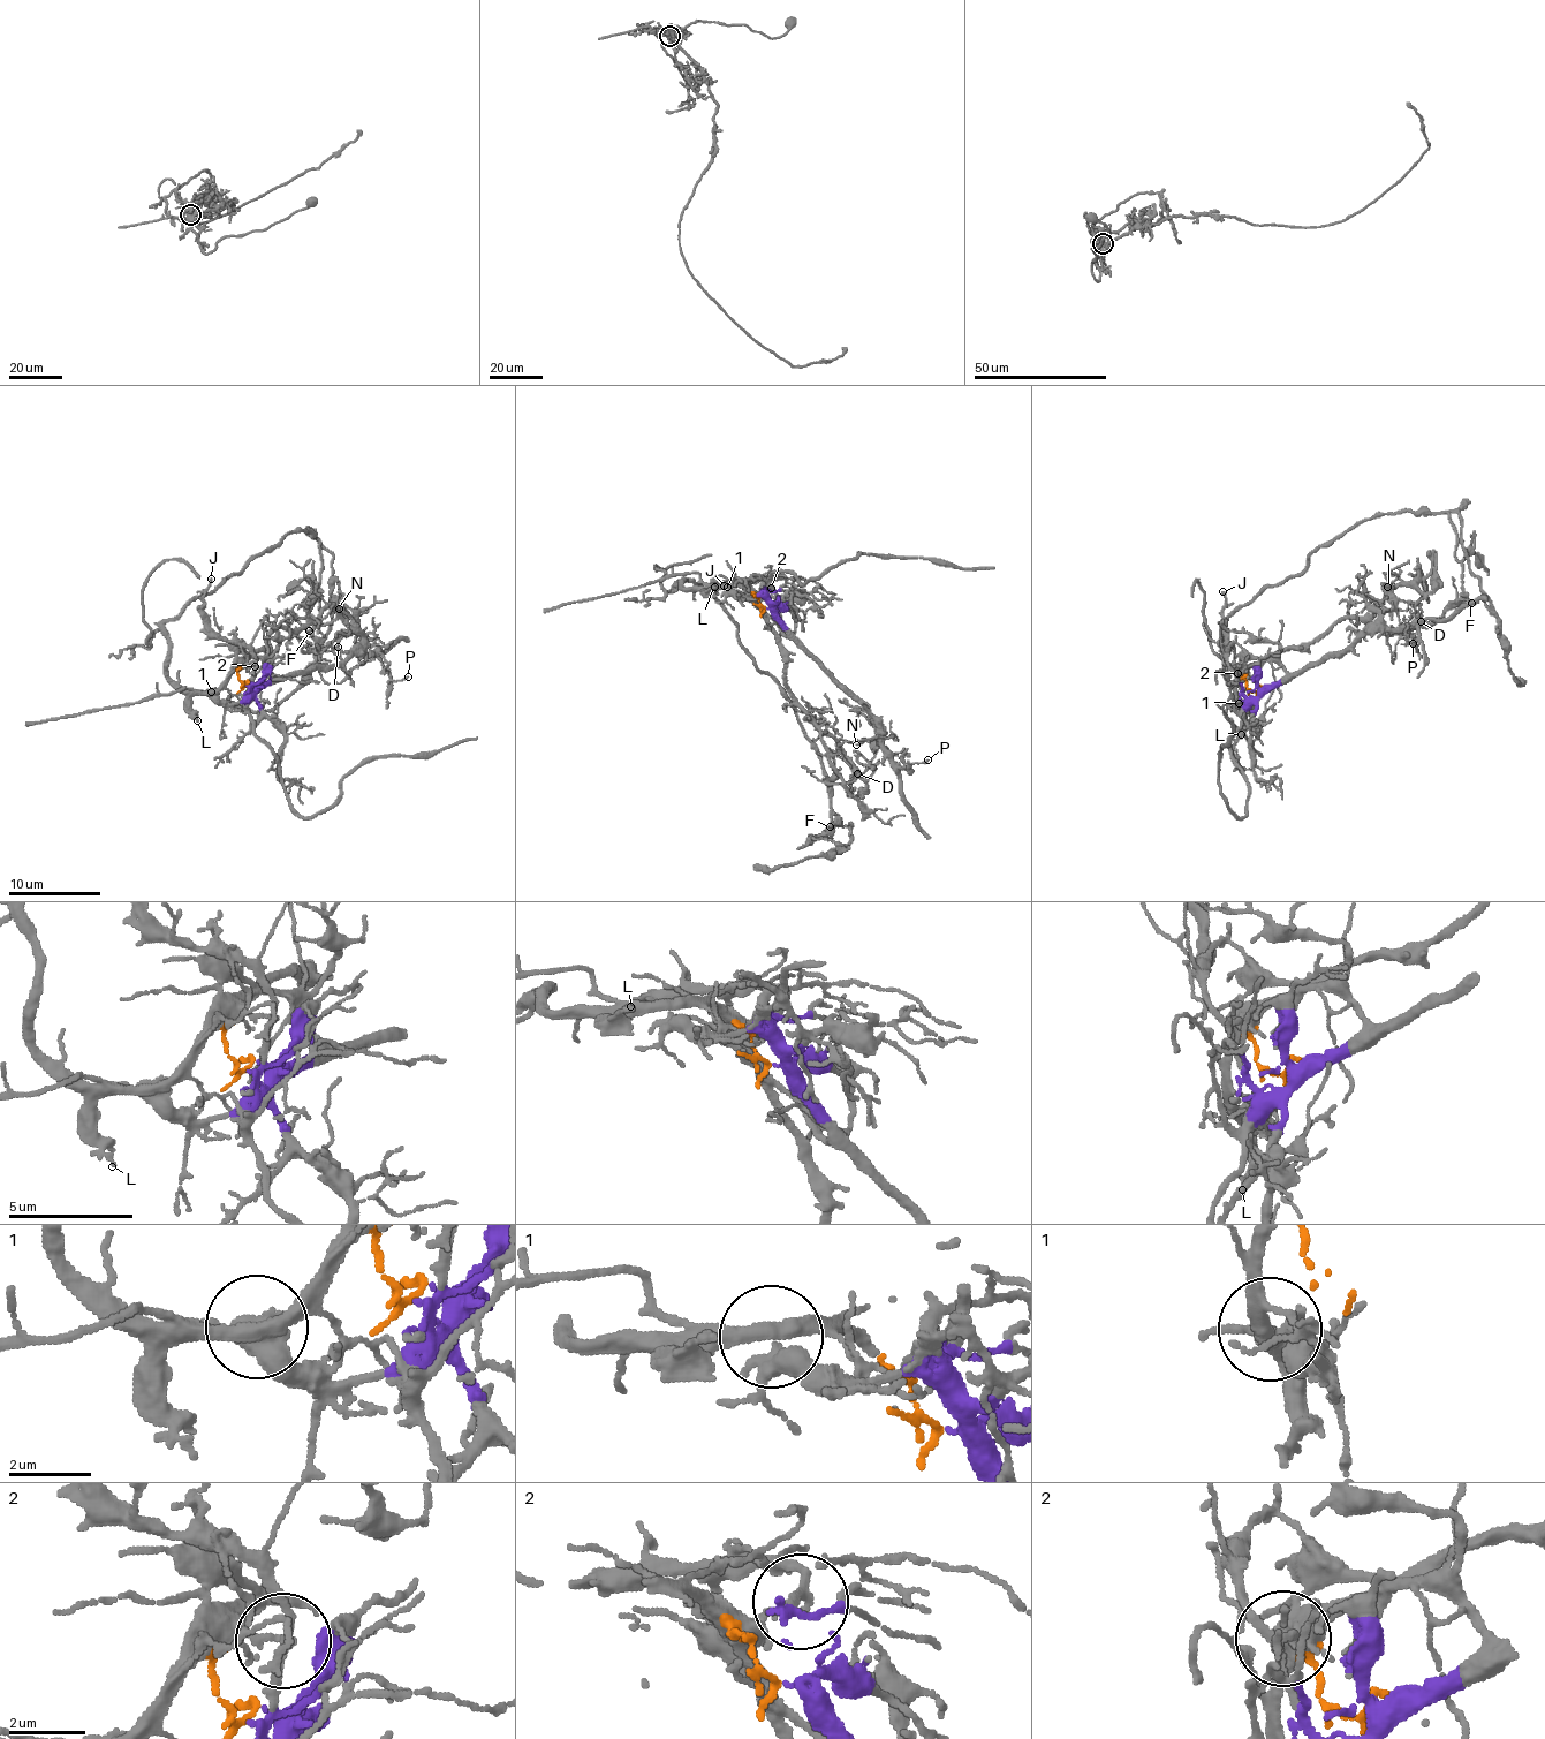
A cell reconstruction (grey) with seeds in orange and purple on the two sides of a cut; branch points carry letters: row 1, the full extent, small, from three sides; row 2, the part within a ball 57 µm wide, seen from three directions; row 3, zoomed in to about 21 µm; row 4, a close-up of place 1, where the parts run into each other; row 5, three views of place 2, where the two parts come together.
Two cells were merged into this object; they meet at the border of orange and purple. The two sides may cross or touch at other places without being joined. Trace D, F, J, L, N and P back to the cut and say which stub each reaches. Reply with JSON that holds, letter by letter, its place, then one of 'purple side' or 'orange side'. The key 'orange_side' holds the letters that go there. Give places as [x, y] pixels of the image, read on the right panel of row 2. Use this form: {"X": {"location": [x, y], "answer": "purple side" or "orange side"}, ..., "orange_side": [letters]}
{"D": {"location": [1421, 621], "answer": "purple side"}, "F": {"location": [1471, 603], "answer": "orange side"}, "J": {"location": [1222, 591], "answer": "purple side"}, "L": {"location": [1241, 734], "answer": "orange side"}, "N": {"location": [1387, 587], "answer": "purple side"}, "P": {"location": [1413, 643], "answer": "purple side"}, "orange_side": ["F", "L"]}

